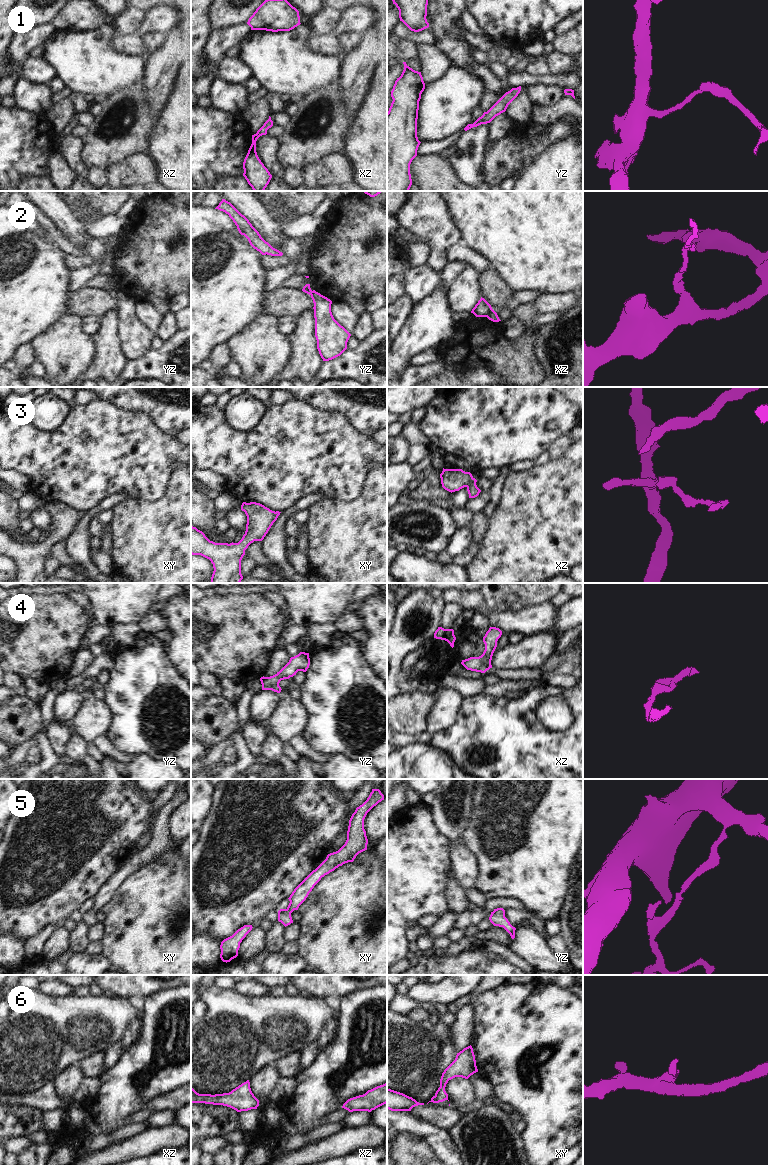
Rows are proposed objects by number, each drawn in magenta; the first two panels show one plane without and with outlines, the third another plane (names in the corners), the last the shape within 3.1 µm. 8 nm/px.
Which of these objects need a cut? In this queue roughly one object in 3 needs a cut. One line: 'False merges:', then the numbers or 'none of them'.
False merges: 2, 4

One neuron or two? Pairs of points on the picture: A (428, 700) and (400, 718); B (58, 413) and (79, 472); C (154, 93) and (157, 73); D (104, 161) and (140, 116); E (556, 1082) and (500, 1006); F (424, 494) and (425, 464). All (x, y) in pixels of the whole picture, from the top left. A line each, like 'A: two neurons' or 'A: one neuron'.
A: one neuron
B: two neurons
C: one neuron
D: one neuron
E: one neuron
F: one neuron

